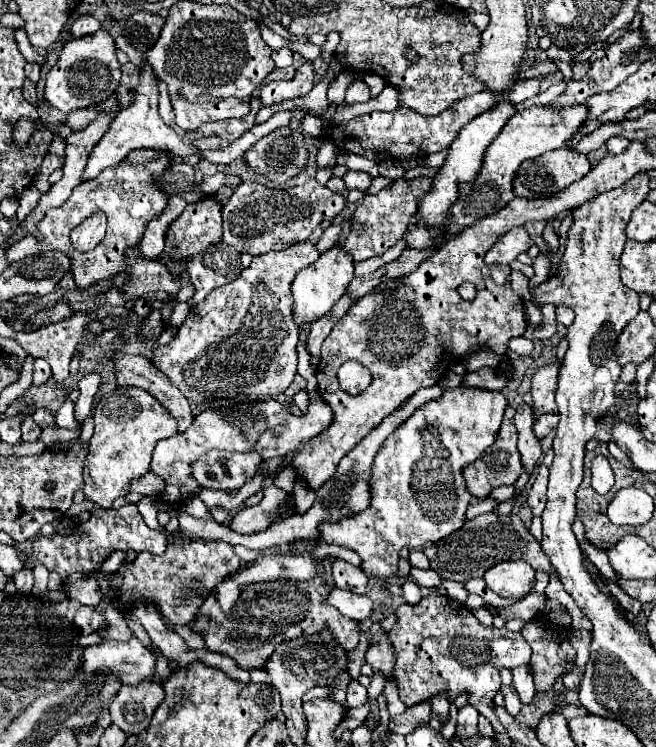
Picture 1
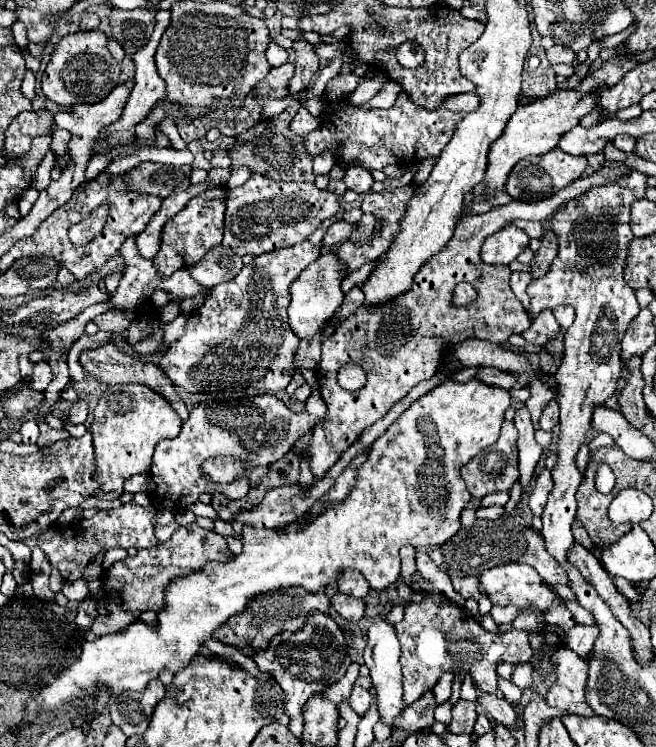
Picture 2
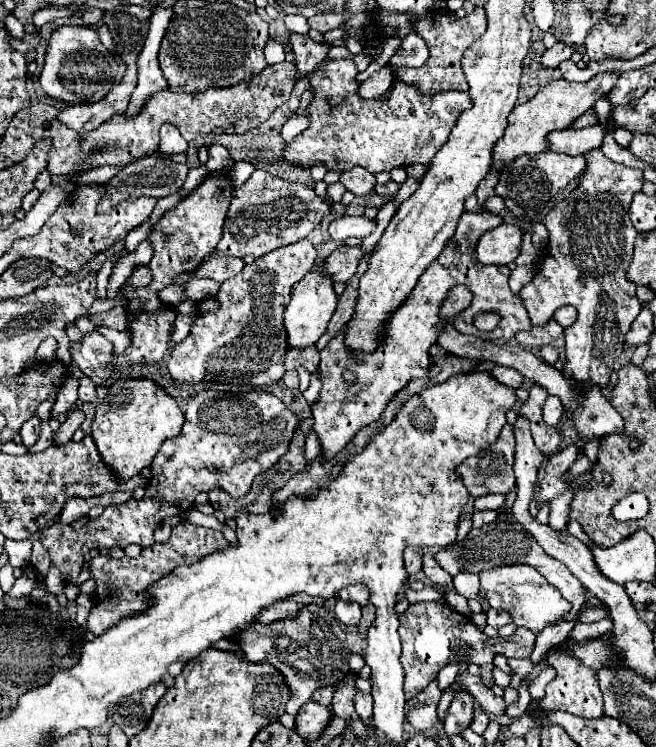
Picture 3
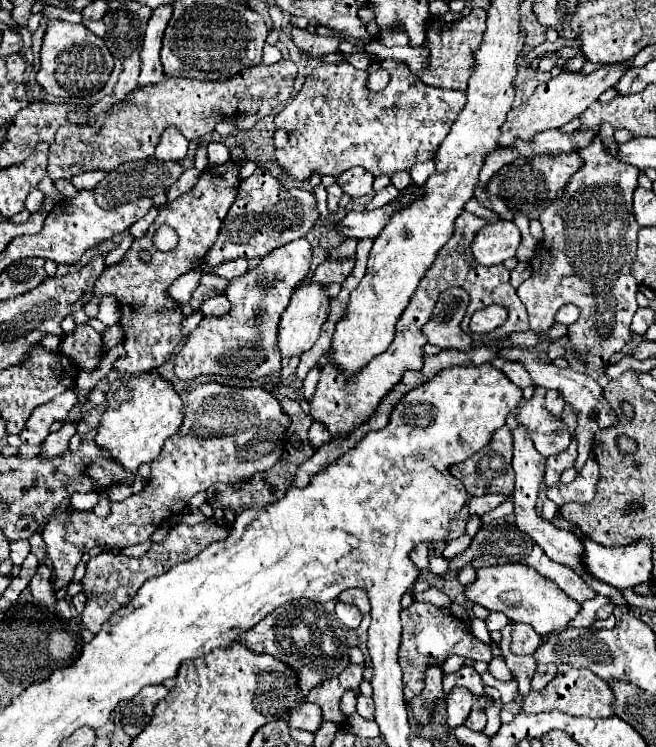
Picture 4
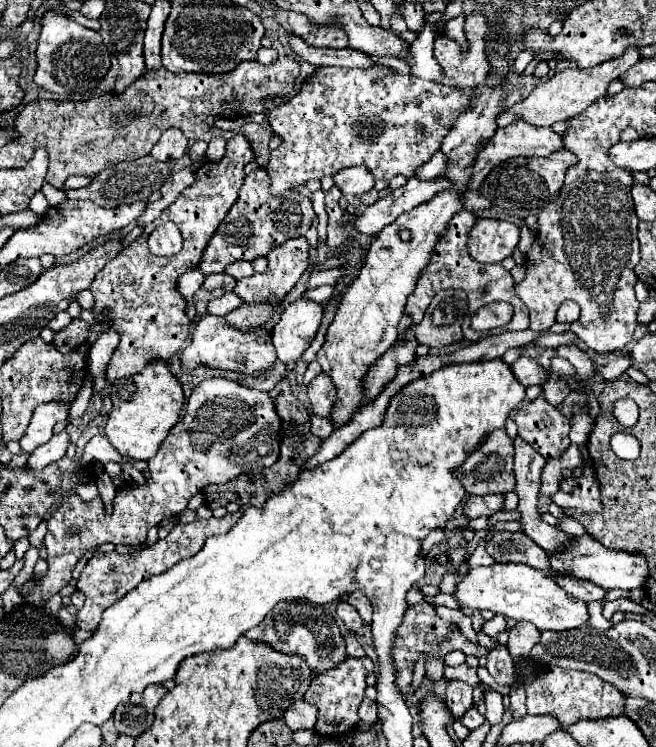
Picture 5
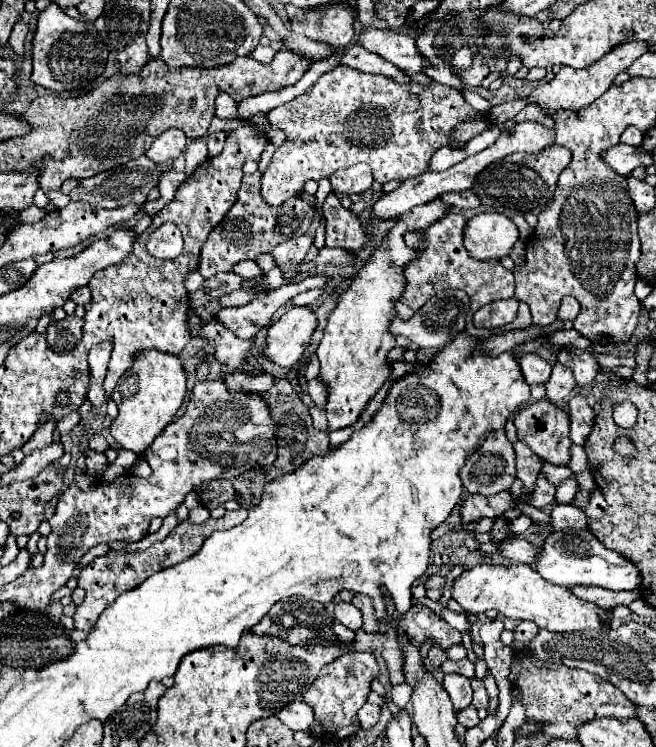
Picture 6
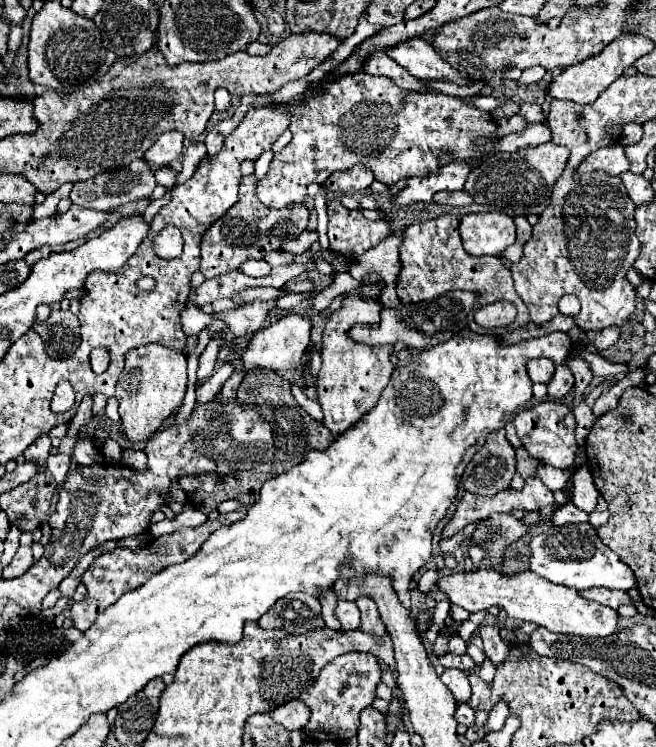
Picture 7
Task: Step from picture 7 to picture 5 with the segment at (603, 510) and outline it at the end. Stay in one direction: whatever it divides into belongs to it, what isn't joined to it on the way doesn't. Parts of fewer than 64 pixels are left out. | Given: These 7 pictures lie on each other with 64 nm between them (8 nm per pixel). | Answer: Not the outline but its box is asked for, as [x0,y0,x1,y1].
[552,462,602,512]

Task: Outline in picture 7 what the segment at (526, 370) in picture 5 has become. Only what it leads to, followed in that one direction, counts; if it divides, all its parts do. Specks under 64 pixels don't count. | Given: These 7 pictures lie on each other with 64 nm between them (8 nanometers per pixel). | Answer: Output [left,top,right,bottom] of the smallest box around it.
[528,358,554,384]

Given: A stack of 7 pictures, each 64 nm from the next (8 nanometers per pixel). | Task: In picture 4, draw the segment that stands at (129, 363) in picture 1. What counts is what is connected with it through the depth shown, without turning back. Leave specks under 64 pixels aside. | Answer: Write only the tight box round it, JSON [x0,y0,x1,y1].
[60,326,104,372]

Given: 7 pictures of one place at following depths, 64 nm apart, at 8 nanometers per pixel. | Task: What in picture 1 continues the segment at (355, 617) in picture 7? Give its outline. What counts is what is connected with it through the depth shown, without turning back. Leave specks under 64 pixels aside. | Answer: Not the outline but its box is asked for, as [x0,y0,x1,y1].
[328,588,372,622]

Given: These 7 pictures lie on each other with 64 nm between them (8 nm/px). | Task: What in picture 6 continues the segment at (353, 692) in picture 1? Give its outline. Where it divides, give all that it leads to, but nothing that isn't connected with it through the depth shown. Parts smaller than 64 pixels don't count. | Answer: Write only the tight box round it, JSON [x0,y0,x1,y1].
[358,702,380,730]

